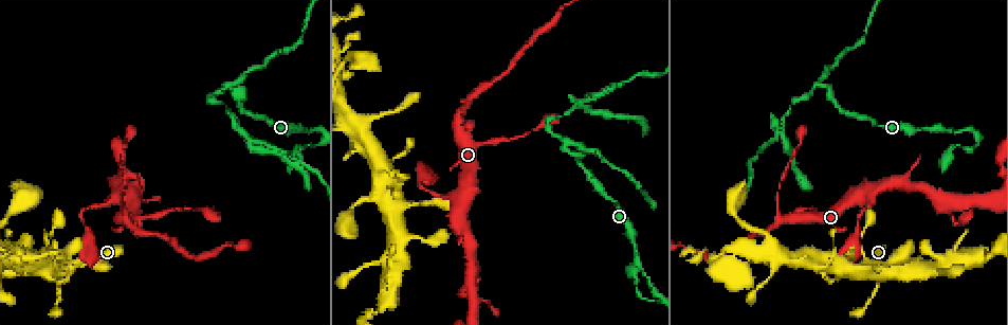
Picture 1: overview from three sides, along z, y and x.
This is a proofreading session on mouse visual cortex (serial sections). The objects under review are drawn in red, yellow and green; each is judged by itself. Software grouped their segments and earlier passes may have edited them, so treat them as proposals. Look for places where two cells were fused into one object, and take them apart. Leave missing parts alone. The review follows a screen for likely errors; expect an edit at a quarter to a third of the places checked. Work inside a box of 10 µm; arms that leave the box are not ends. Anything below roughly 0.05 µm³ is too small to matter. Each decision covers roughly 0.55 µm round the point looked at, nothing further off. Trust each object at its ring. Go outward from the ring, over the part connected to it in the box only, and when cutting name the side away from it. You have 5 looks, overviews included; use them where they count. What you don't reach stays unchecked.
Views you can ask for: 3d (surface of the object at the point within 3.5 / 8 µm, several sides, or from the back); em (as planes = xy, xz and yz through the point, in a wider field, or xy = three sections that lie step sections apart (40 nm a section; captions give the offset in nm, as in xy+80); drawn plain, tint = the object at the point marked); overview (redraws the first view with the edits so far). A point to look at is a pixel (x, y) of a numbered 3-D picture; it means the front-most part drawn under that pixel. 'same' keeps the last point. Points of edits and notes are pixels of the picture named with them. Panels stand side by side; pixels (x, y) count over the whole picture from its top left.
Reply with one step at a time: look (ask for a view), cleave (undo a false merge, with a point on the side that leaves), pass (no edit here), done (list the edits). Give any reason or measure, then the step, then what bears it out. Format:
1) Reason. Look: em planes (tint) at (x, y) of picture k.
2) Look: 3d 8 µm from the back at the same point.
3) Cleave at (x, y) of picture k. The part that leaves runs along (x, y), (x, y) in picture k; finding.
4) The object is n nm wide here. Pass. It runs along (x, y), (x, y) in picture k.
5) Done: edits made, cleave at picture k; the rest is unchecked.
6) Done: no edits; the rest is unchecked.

Abrupt turn. Look: 3d 3.5 µm at (59, 268) of picture 1.

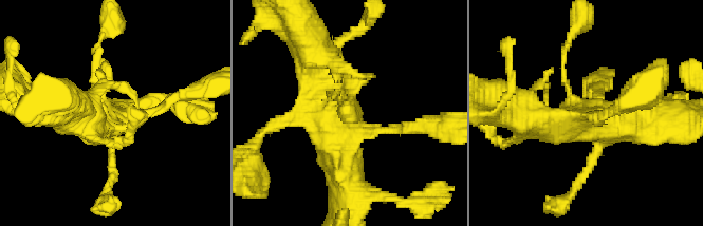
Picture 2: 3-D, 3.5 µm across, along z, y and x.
Now the EM. Look: em planes (tint) at (349, 131) of picture 2.

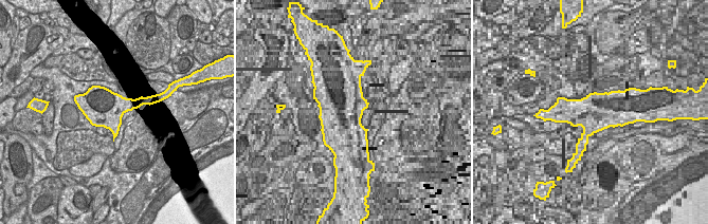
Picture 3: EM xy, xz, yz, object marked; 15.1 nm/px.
Pass. It runs along (399, 130), (340, 128), (317, 54) in picture 2; all the same cell.

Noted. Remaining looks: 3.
Arms part here. Look: 3d 3.5 µm at (467, 104) of picture 1.

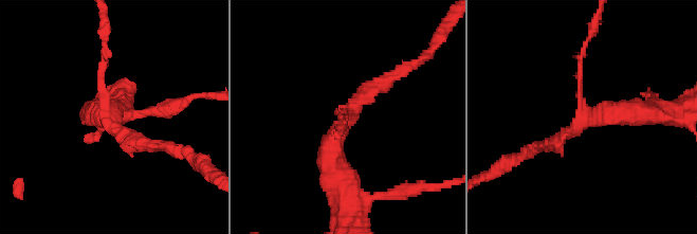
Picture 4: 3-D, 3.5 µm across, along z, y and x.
Shape alone is not enough. Look: em xy step 2 (plain) at (586, 119) of picture 4.

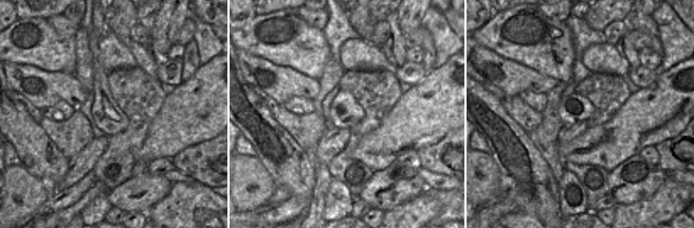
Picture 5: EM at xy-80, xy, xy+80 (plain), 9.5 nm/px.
With the object marked. Look: em xy step 2 (tint) at the same point.

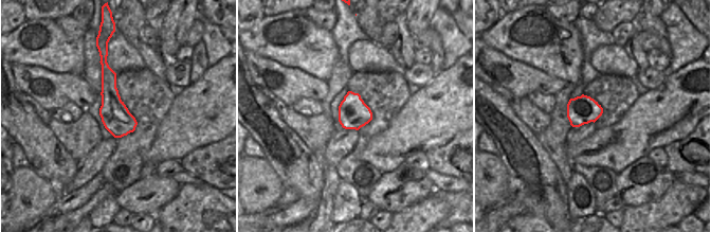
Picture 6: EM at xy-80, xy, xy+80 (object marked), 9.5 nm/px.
The object is 300 nm wide here. Pass. It runs along (341, 184), (331, 141), (392, 76) in picture 4; one cell here.

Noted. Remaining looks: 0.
Done: no edits; the rest is unchecked.

